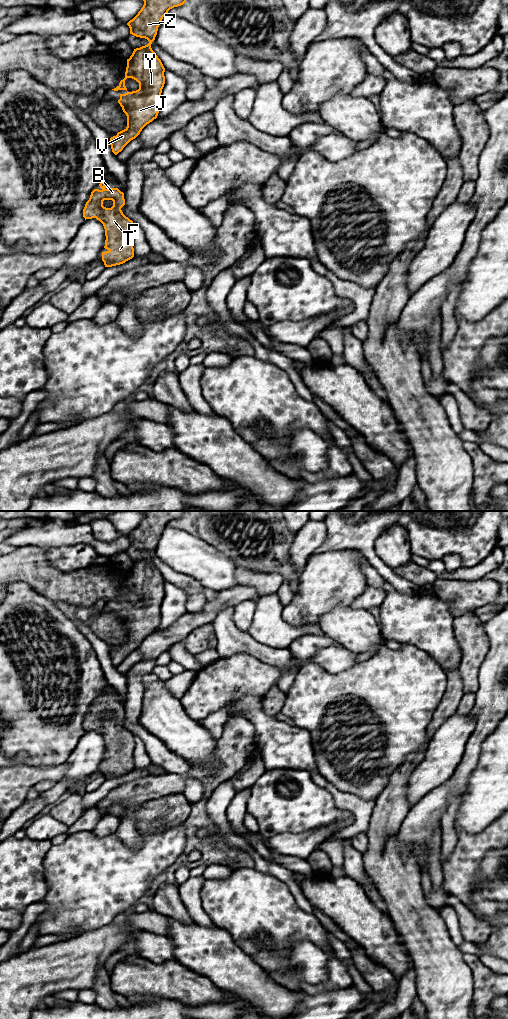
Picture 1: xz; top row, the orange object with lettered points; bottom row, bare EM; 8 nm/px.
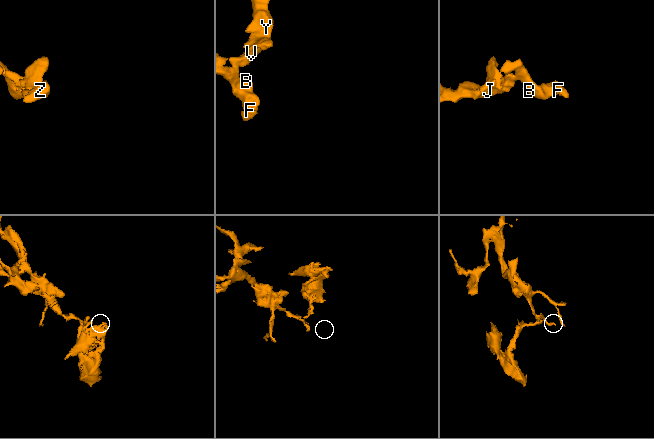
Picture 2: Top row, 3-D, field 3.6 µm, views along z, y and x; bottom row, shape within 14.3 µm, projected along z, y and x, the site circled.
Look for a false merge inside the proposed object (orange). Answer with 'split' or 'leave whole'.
leave whole

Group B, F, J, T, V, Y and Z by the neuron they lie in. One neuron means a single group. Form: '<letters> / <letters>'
B F J T V Y Z

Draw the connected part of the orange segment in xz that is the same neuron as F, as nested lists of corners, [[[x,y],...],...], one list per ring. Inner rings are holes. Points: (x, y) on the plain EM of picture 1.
[[[102,693],[101,701],[94,701],[83,721],[83,729],[96,730],[105,741],[106,764],[102,764],[105,779],[112,779],[125,775],[134,769],[135,739],[132,732],[126,729],[121,720],[125,717],[124,705],[118,700],[105,700]],[[104,712],[112,712],[113,718],[103,718]]]

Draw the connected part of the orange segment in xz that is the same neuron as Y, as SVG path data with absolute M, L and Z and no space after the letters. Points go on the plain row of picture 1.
M143 511L144 517L127 537L130 546L145 550L149 555L134 561L127 571L125 590L114 603L126 602L125 592L132 590L139 595L139 601L120 606L118 615L127 628L127 639L110 650L112 664L117 667L142 641L157 630L160 622L160 608L165 596L165 580L152 562L158 539L163 529L174 519L183 517L187 511Z

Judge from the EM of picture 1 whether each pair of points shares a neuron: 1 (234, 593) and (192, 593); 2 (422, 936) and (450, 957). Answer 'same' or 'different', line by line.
1: different
2: same

